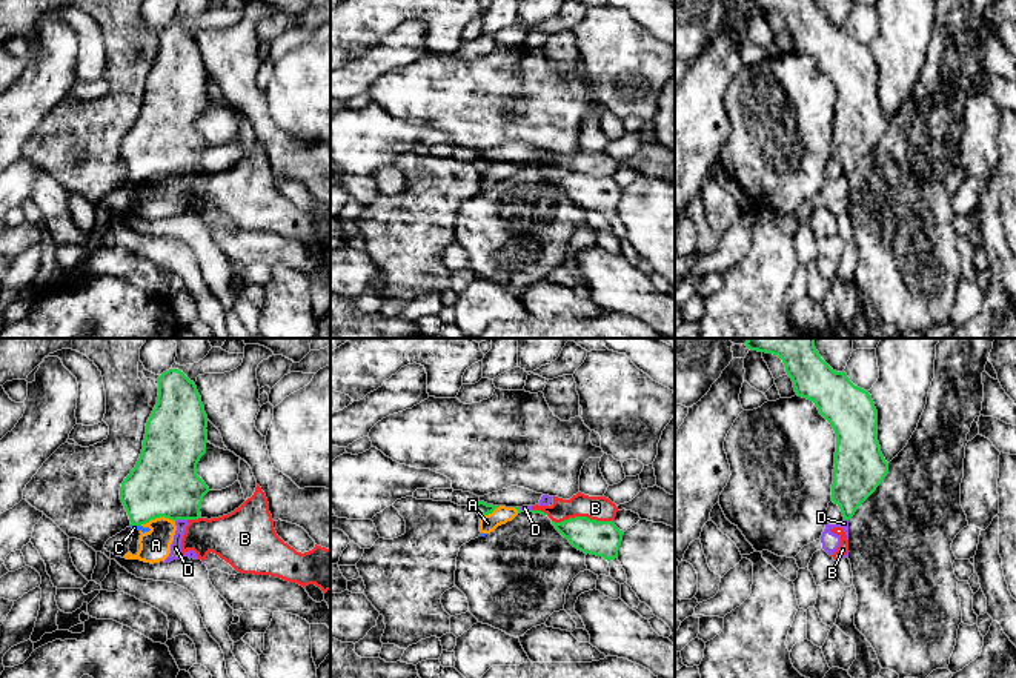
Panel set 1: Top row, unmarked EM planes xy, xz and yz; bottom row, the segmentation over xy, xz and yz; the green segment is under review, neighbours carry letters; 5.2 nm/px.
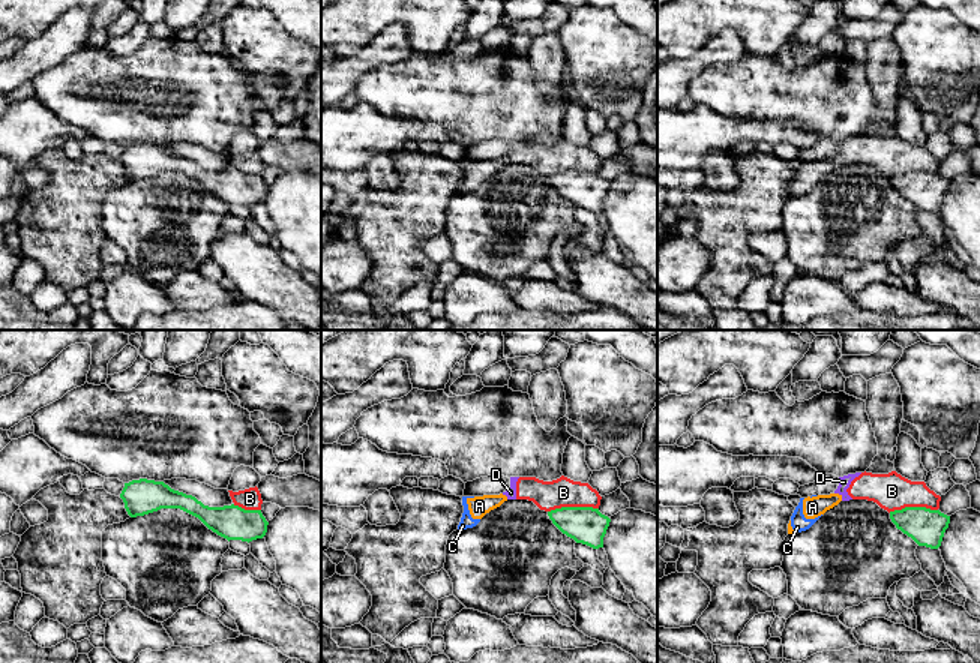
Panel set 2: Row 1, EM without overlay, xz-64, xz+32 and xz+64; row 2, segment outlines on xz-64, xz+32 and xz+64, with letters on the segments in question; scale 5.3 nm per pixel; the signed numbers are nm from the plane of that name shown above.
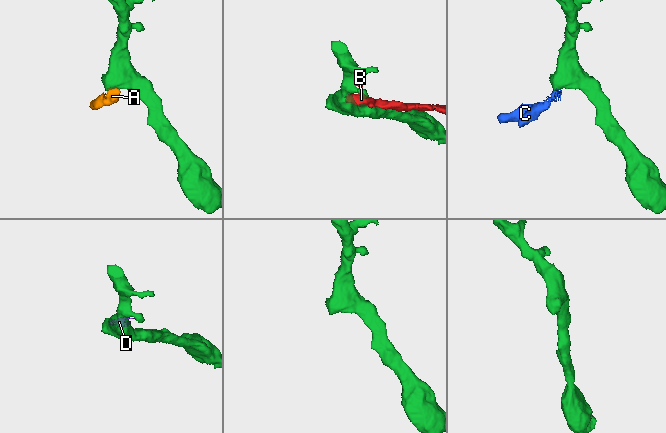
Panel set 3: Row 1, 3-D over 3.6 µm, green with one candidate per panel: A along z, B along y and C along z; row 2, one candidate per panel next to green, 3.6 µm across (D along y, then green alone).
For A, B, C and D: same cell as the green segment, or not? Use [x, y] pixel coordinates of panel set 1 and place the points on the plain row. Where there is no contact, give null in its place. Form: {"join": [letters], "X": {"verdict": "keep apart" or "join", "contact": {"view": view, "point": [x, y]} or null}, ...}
{"join": [], "A": {"verdict": "keep apart", "contact": {"view": "xy", "point": [157, 172]}}, "B": {"verdict": "keep apart", "contact": {"view": "xz", "point": [581, 172]}}, "C": {"verdict": "keep apart", "contact": {"view": "xy", "point": [136, 180]}}, "D": {"verdict": "keep apart", "contact": {"view": "xy", "point": [180, 174]}}}

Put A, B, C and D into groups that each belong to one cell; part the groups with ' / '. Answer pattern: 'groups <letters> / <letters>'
groups A B C D

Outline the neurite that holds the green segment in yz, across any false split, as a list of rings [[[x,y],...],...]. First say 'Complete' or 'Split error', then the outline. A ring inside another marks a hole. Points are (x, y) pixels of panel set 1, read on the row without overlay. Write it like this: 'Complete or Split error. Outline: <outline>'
Complete. Outline: [[[815,0],[745,2],[778,11],[796,51],[813,57],[832,80],[836,89],[832,157],[848,177],[888,129],[878,97],[878,66],[872,51],[855,42],[844,26],[833,26]]]

